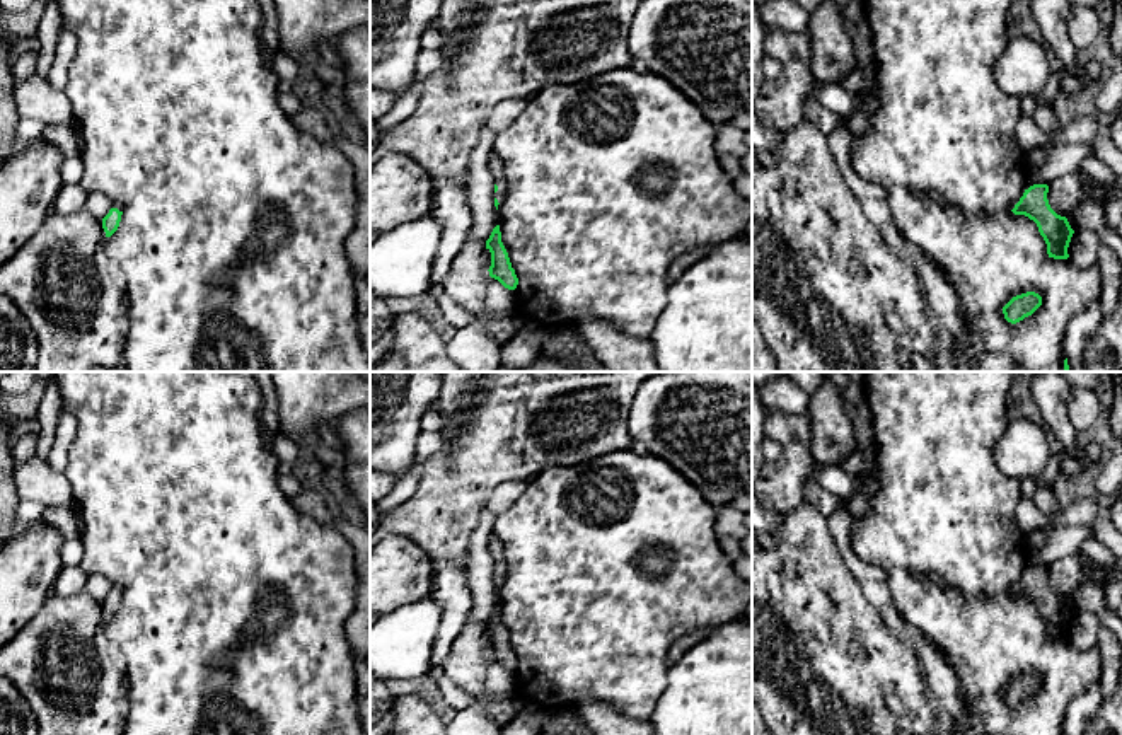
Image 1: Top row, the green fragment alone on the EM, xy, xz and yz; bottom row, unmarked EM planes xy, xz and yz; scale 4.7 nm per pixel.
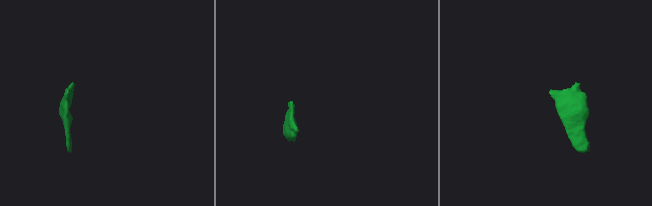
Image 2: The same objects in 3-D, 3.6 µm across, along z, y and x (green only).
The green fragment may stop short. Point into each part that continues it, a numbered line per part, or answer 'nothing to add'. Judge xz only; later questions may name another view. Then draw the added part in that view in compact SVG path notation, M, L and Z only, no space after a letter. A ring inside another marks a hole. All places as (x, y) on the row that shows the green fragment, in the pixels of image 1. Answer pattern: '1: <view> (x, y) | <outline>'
1: xz (497, 167) | M494 153L489 159L489 171L493 174L494 184L498 186L494 198L498 200L498 203L501 203L501 198L503 198L505 189L506 189L505 165L503 165L503 160Z

